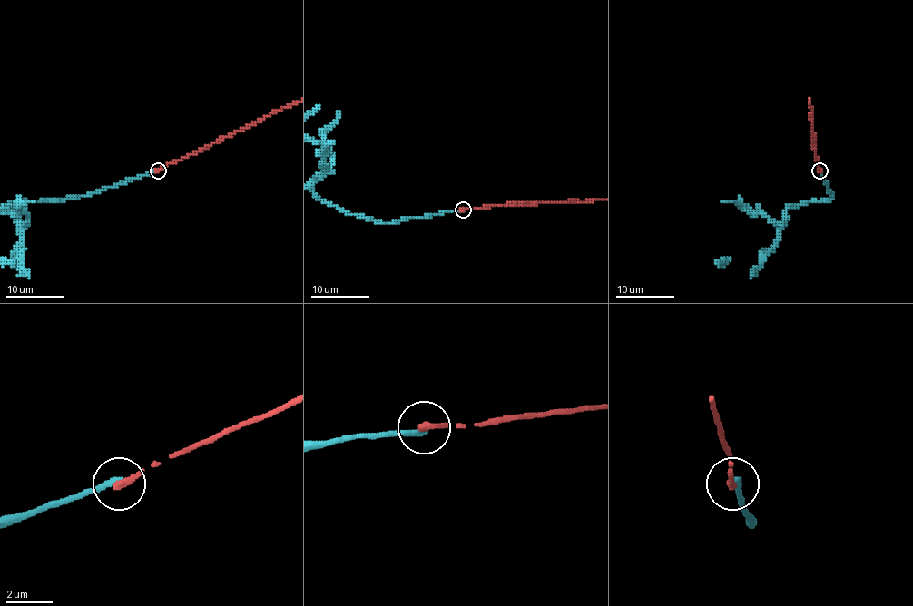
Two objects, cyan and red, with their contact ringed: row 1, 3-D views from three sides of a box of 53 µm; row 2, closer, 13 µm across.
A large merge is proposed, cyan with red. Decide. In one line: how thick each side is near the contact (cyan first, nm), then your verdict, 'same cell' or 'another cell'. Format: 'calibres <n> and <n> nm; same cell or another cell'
calibres 260 and 320 nm; another cell

